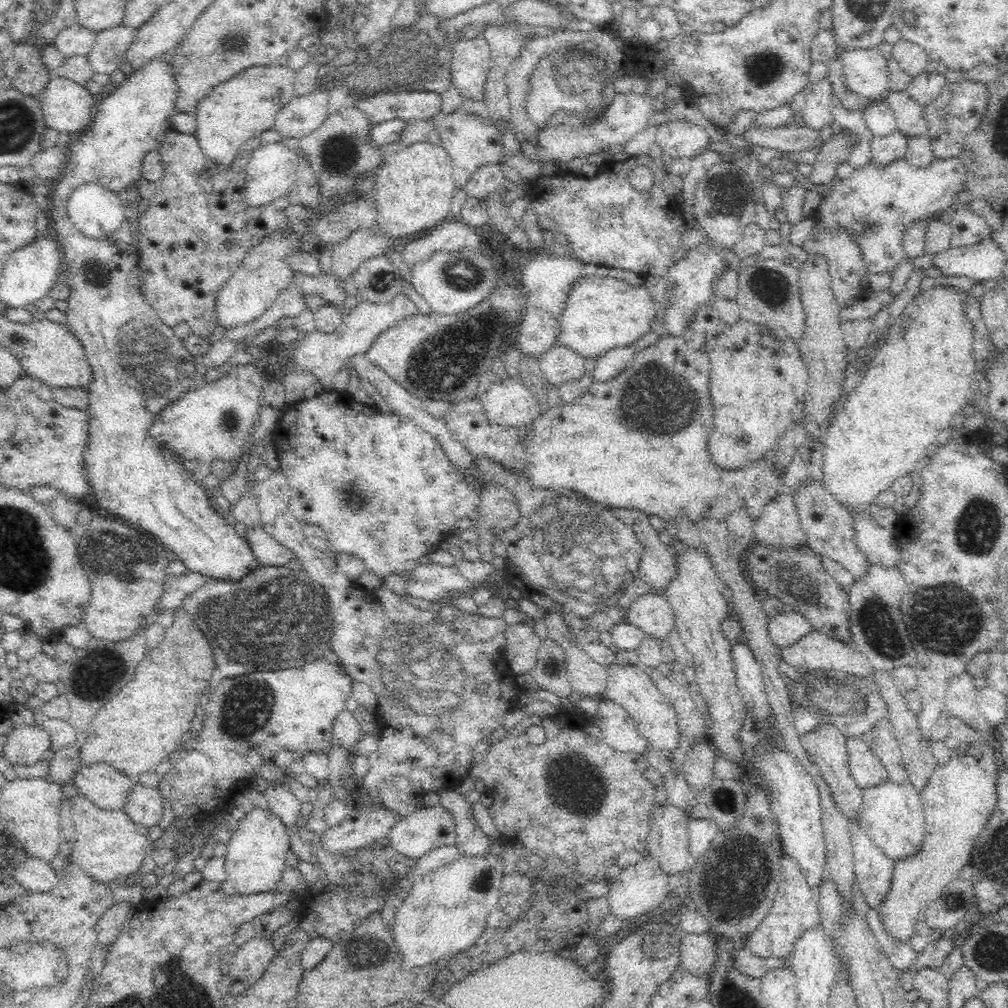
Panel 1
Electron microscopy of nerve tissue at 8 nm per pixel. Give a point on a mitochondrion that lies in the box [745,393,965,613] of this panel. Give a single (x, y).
(791, 580)

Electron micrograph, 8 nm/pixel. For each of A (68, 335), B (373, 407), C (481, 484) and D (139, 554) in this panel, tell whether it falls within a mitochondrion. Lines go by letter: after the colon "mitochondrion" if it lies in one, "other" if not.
A: other
B: other
C: other
D: mitochondrion

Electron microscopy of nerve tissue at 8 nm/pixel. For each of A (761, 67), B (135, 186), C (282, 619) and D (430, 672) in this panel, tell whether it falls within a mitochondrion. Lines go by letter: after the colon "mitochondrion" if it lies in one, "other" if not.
A: mitochondrion
B: other
C: mitochondrion
D: mitochondrion

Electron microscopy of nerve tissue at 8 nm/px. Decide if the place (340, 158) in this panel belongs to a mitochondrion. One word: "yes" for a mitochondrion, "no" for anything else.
yes

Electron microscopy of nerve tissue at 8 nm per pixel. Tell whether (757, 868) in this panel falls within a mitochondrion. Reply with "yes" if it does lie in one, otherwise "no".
yes

